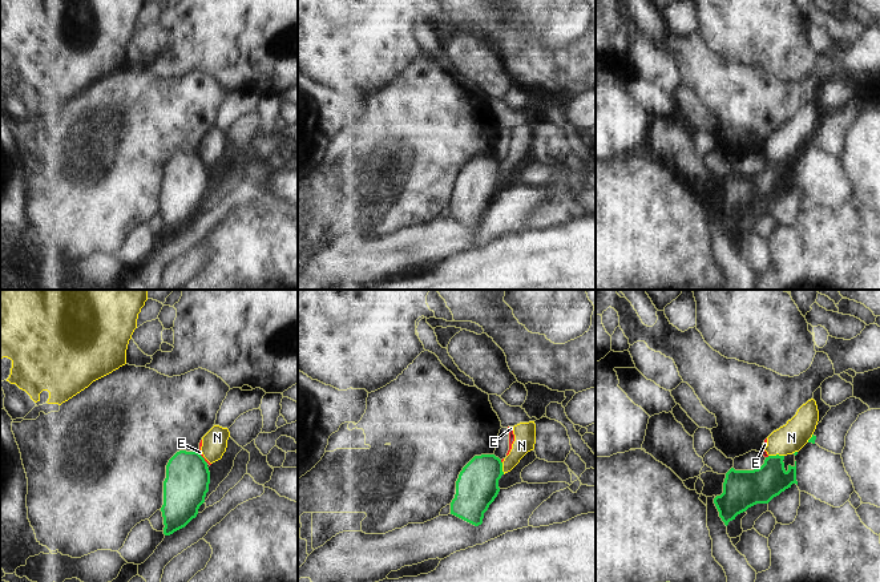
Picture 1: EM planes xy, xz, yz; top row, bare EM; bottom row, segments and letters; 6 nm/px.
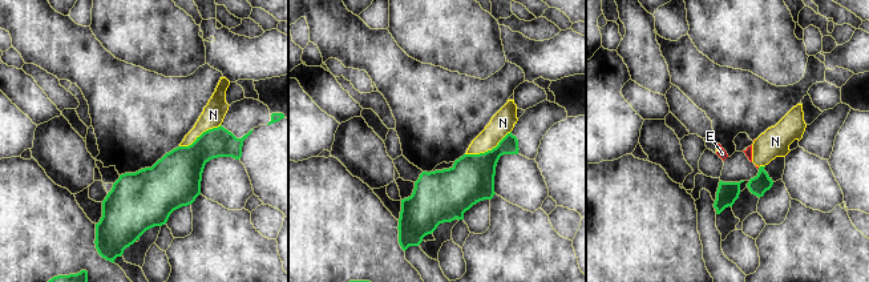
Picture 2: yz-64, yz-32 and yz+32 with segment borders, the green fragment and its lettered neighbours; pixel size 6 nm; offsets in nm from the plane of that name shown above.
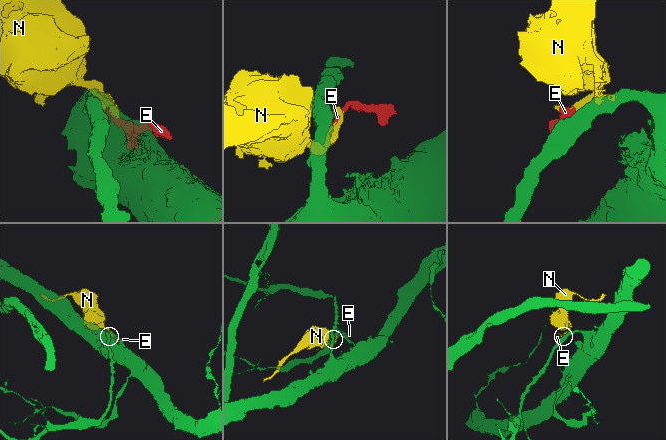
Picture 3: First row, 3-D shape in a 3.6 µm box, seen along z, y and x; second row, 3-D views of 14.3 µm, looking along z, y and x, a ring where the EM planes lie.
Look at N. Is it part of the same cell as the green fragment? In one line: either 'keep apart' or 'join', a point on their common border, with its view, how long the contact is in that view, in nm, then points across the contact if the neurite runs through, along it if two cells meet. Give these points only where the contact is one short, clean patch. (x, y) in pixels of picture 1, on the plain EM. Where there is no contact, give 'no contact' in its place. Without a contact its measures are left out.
keep apart; contact yz (776, 157); length 100 nm

